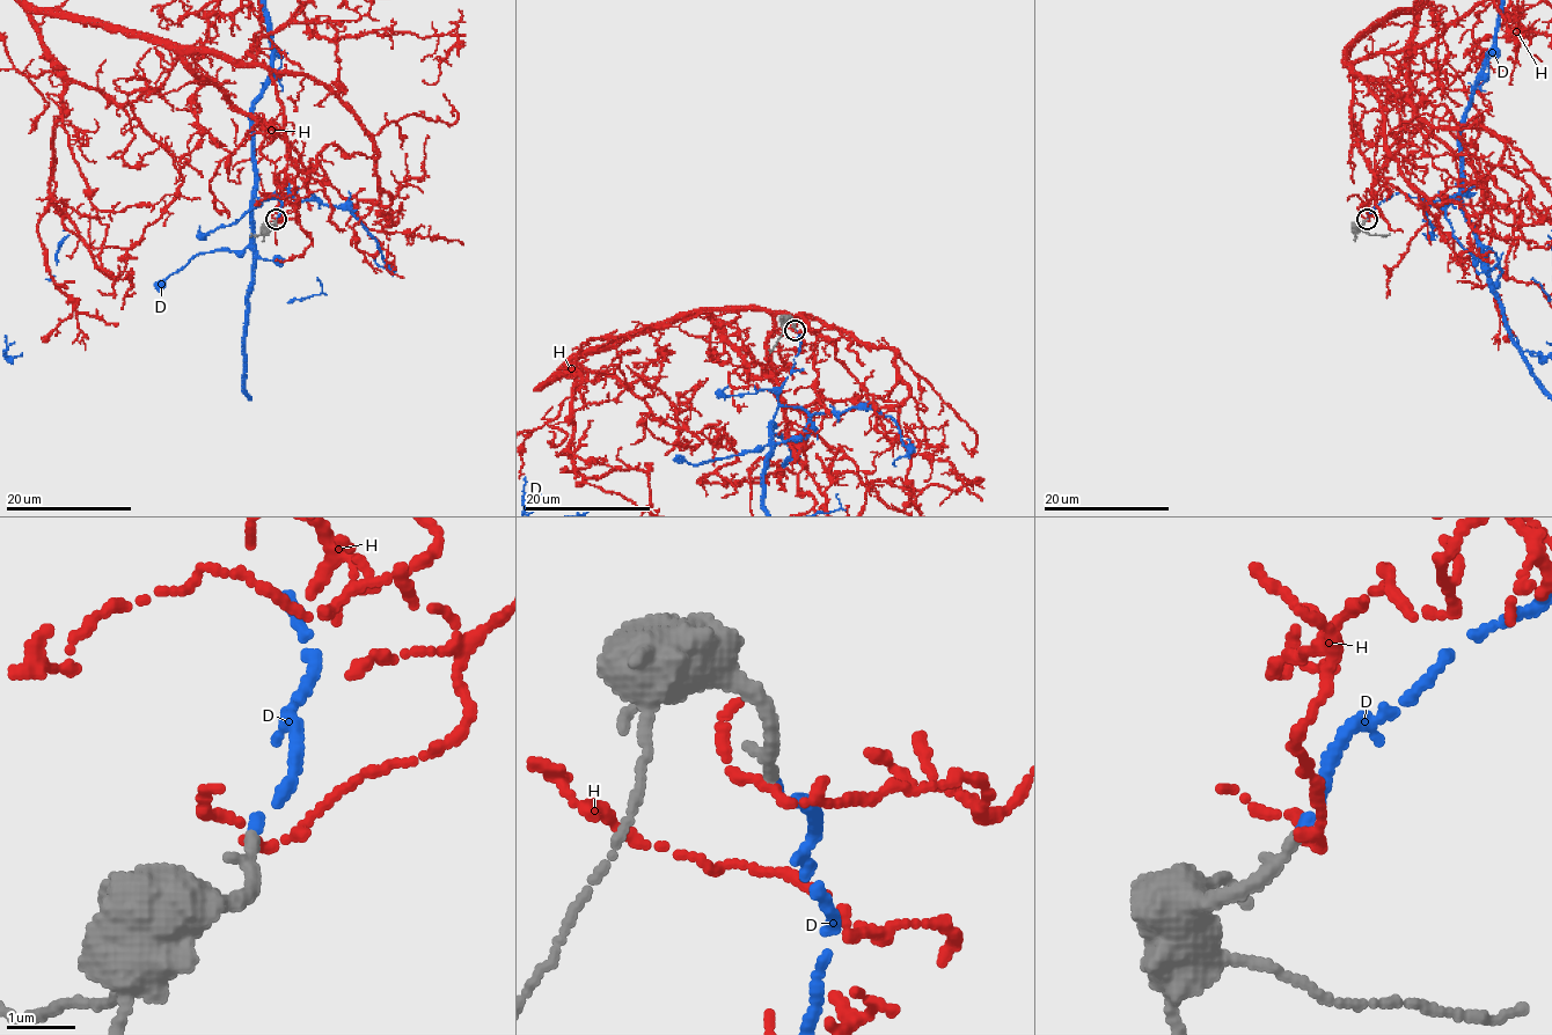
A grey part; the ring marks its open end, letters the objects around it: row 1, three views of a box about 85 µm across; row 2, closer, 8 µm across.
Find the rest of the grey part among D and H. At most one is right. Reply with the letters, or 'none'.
D

